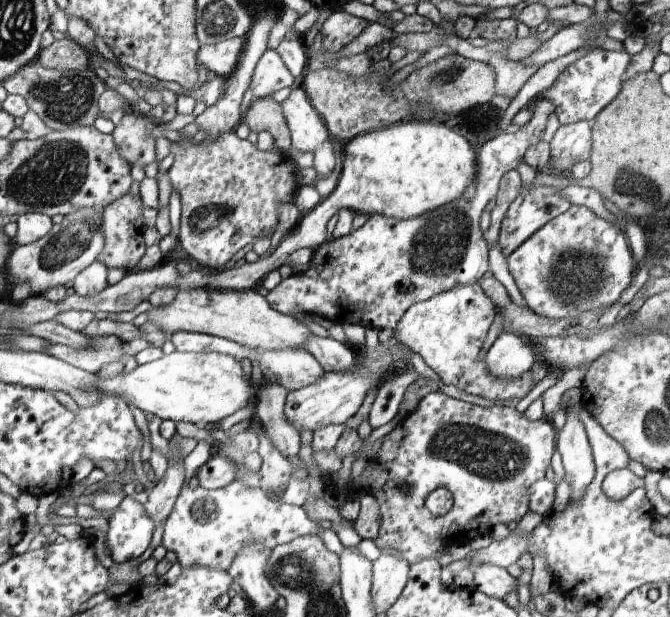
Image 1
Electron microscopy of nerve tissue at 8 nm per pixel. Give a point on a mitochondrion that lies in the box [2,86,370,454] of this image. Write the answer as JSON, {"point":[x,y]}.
{"point":[48,175]}

